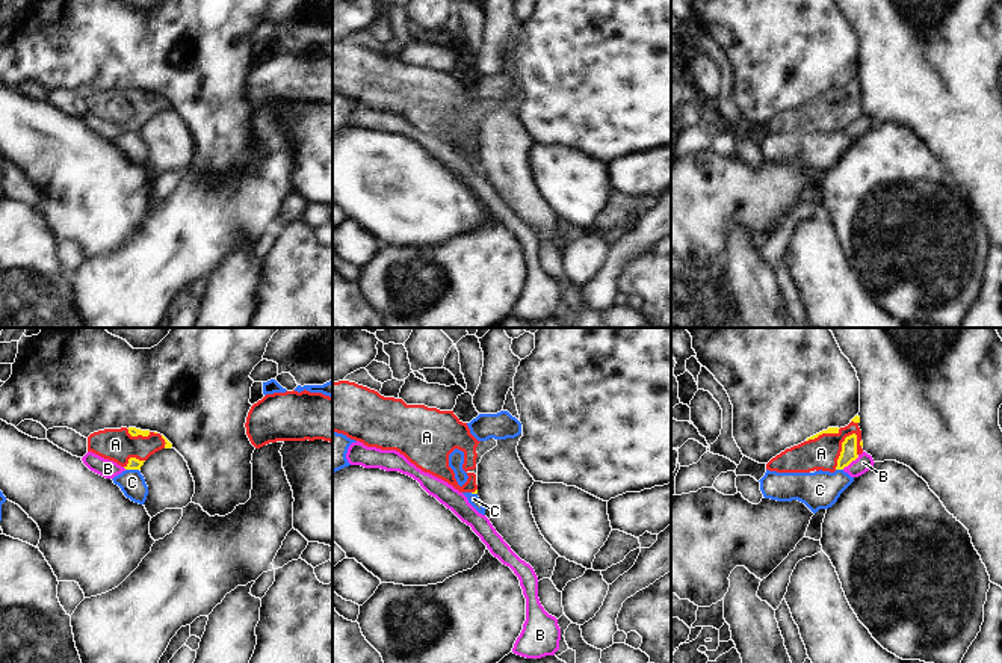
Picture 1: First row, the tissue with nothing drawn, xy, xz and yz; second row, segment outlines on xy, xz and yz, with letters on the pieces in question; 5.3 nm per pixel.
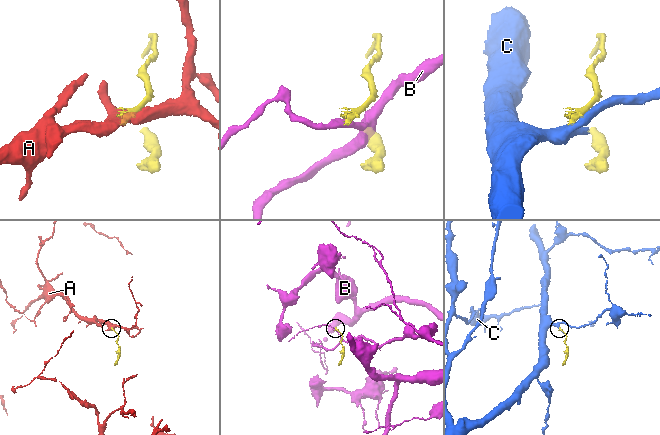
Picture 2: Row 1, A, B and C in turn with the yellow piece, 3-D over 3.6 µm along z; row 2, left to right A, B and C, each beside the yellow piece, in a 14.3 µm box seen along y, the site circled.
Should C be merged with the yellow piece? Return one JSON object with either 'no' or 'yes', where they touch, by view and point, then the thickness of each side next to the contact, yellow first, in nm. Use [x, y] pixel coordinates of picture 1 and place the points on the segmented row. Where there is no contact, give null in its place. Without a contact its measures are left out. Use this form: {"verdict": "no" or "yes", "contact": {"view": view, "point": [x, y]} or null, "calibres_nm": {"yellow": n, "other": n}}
{"verdict": "no", "contact": {"view": "xy", "point": [132, 468]}, "calibres_nm": {"yellow": 60, "other": 140}}

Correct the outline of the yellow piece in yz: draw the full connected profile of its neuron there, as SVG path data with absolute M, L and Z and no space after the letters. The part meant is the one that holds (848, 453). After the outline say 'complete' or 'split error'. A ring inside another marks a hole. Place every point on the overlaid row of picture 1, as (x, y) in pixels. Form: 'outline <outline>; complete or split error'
outline M855 415L845 427L828 427L804 443L786 449L766 464L777 473L810 473L843 470L863 453L860 417Z; split error

